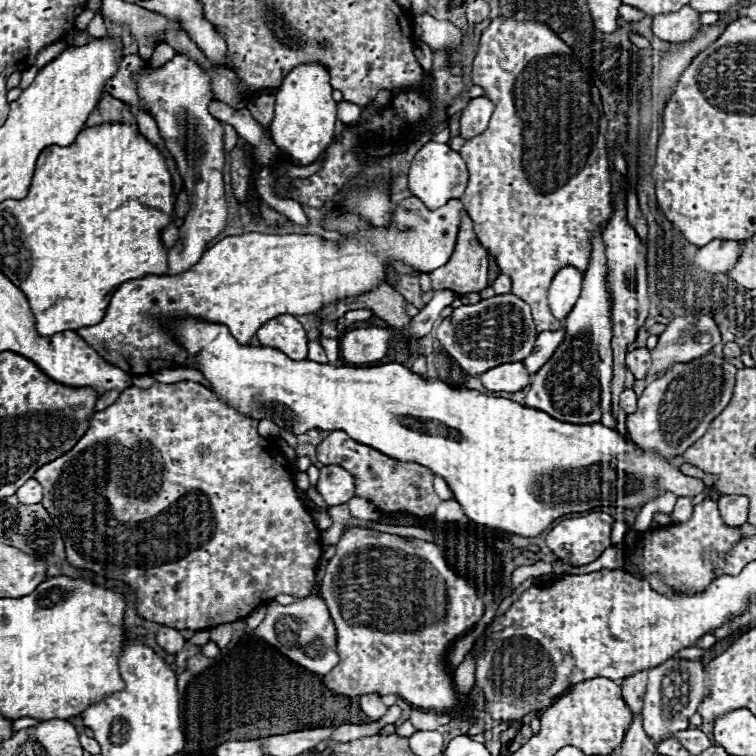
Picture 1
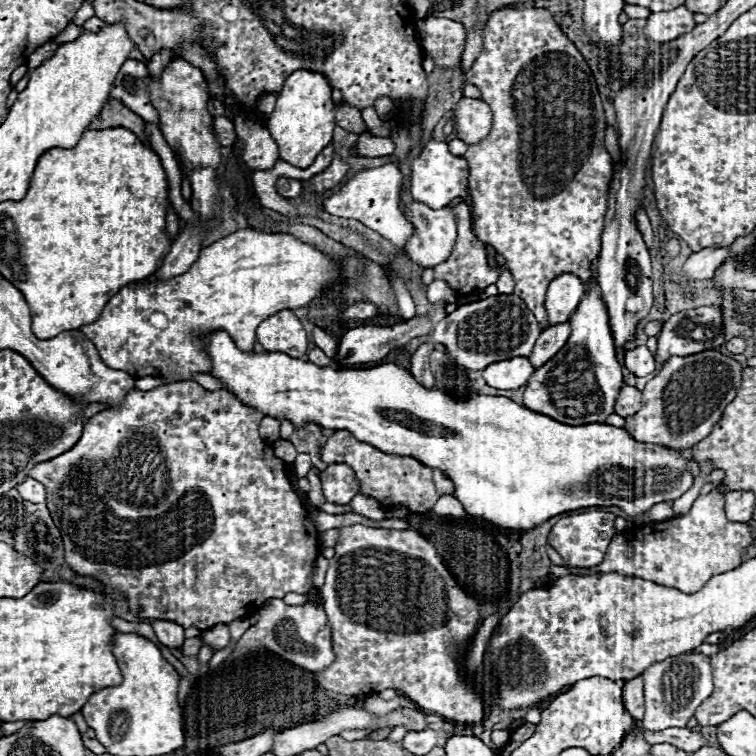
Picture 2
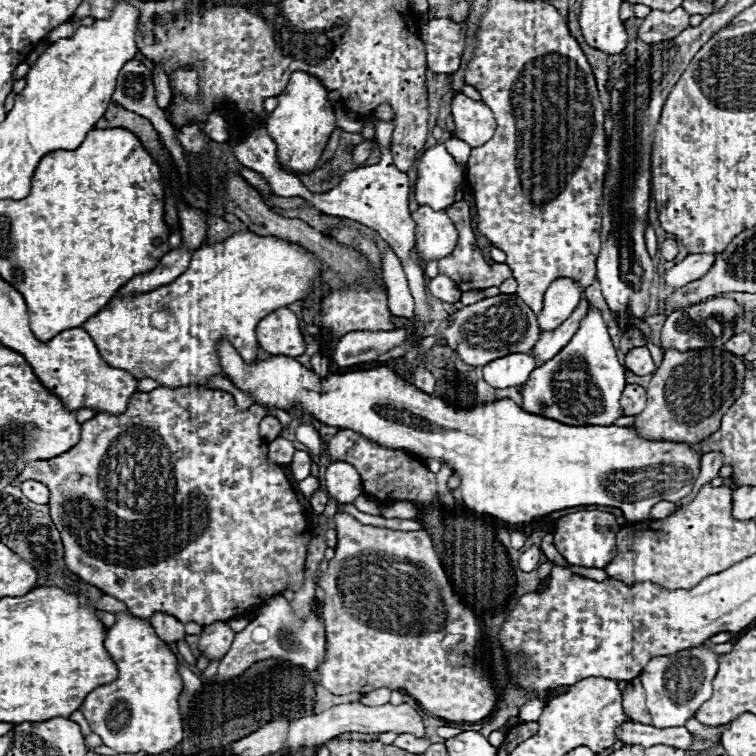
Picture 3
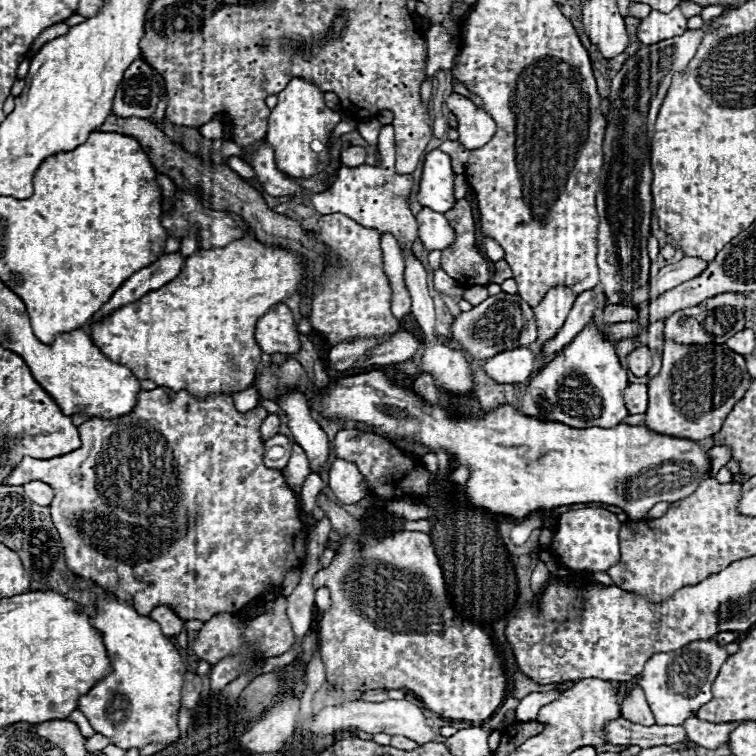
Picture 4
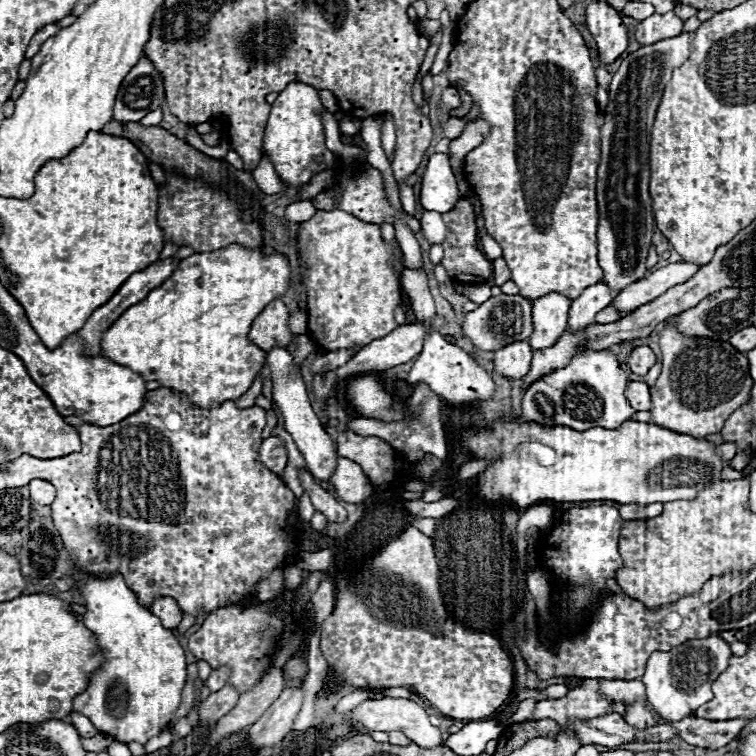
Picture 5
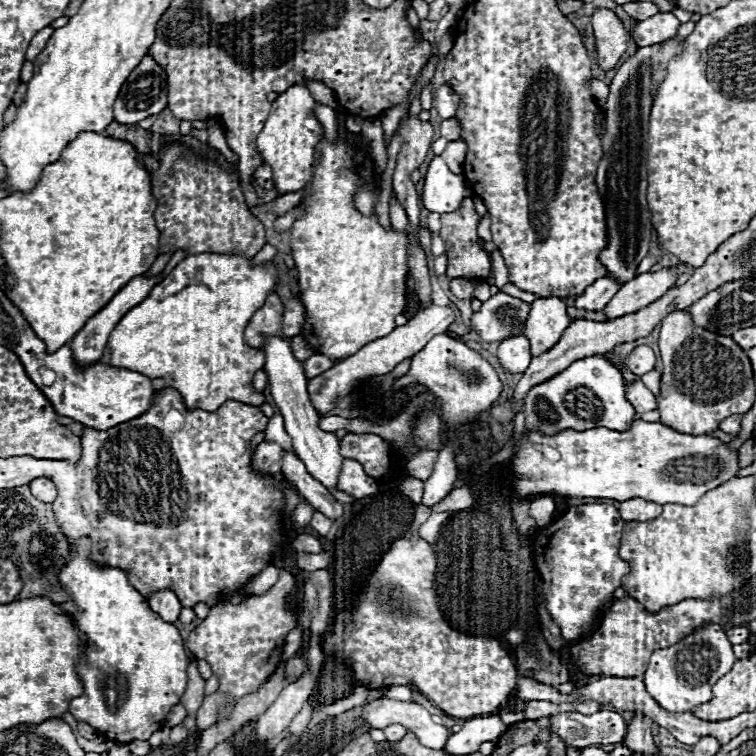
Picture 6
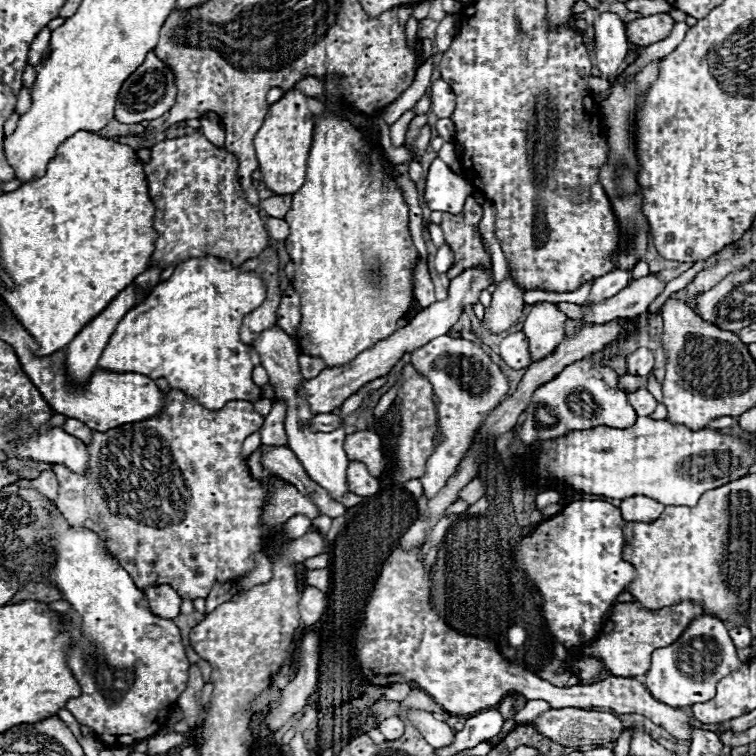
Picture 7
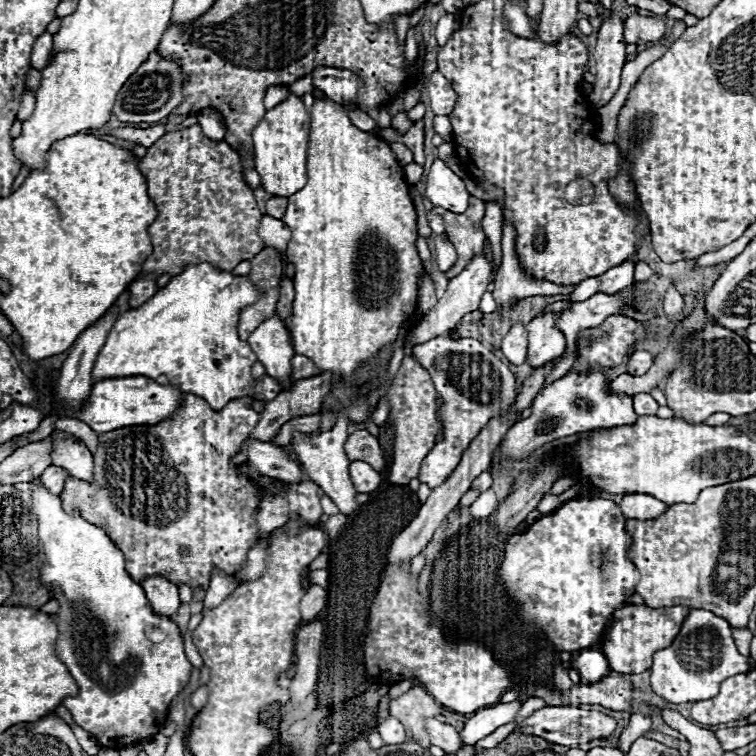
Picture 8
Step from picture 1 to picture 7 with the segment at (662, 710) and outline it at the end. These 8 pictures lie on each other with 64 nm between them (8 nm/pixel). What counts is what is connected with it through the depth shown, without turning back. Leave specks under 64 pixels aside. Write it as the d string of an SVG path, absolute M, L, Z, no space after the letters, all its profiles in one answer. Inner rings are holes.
M700 614L688 624L688 628L674 644L654 650L652 666L646 674L646 686L656 700L674 708L708 702L716 696L716 684L724 676L740 670L744 664L744 660L734 654L734 648L736 646L728 636L724 620L710 614Z

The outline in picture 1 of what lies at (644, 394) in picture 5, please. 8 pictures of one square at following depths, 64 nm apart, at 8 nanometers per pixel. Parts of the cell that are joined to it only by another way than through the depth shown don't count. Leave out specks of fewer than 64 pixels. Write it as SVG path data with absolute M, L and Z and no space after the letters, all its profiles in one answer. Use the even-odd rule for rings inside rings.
M624 388L624 392L620 394L620 406L624 410L624 414L632 414L636 410L636 392L632 388Z

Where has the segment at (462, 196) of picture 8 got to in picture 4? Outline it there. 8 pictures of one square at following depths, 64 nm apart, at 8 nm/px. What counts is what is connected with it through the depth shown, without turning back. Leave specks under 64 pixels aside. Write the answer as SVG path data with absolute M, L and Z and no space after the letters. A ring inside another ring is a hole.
M434 150L426 154L426 162L420 178L418 202L434 212L442 212L442 214L448 212L456 204L454 176L456 172L446 152Z

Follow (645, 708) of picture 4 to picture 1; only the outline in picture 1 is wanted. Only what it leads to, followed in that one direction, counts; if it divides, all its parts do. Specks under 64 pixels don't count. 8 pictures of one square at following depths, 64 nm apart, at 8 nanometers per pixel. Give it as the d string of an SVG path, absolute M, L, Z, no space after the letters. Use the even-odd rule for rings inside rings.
M646 670L638 672L630 678L624 678L622 682L622 698L630 706L634 714L642 712L642 698L646 692Z

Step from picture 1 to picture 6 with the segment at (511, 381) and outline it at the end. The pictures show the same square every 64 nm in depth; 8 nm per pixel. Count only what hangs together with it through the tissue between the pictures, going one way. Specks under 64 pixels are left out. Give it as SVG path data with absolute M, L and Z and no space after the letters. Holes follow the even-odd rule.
M510 336L498 346L498 360L508 372L526 372L526 366L532 360L530 342L524 336Z

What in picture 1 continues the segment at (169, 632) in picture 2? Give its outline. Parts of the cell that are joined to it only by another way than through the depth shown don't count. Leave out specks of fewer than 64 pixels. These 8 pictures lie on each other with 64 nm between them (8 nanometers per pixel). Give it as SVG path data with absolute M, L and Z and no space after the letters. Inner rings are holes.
M160 626L156 632L156 642L160 648L164 648L168 654L176 654L178 650L182 650L184 646L184 638L180 634L180 630L170 628L170 626Z

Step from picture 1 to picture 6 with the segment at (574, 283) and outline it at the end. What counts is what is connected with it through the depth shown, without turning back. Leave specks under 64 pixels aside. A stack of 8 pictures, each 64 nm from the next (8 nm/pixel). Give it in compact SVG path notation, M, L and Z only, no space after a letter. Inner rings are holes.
M556 296L534 300L530 304L530 314L524 332L524 336L532 344L532 356L540 356L546 350L554 348L564 330L570 326L570 322L572 320L566 314L564 300Z

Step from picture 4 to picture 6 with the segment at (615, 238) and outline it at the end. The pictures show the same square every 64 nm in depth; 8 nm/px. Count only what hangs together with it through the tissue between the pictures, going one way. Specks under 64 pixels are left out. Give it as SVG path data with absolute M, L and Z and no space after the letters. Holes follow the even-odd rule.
M664 42L656 46L638 48L634 56L630 56L622 68L616 72L610 84L610 96L604 104L604 126L602 126L602 146L604 156L598 164L596 184L600 188L600 196L606 206L606 222L608 222L608 246L602 250L600 260L618 282L628 282L634 278L638 264L648 254L650 236L652 236L652 220L646 202L646 124L654 98L654 90L666 76L666 64L674 54L682 50L682 42Z

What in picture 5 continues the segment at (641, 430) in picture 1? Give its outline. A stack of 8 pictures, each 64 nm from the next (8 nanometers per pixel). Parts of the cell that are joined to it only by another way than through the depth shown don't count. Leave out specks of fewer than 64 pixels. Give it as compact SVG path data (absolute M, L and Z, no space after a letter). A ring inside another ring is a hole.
M668 318L660 334L660 350L662 374L652 388L652 422L658 422L658 426L678 430L678 434L706 438L708 434L720 432L726 418L748 404L754 384L748 370L748 358L730 342L684 336L676 330L674 318Z

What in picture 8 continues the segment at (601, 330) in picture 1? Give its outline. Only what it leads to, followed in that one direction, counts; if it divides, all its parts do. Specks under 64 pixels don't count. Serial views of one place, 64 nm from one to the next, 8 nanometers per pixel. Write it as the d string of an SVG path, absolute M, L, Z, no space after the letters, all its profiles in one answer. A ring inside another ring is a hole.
M588 372L588 374L566 374L560 380L548 384L532 402L532 414L522 422L516 422L504 436L498 448L498 454L506 460L524 460L534 450L544 446L546 442L576 434L590 432L598 428L614 428L614 426L630 426L636 422L636 412L632 408L632 398L626 394L608 392L608 380L604 372Z

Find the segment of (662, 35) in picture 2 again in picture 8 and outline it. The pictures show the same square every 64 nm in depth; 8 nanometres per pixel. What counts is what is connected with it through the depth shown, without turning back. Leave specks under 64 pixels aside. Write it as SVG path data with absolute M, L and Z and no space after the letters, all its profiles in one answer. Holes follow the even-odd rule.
M630 14L624 20L624 42L626 44L646 44L658 40L666 30L666 22L652 16Z

